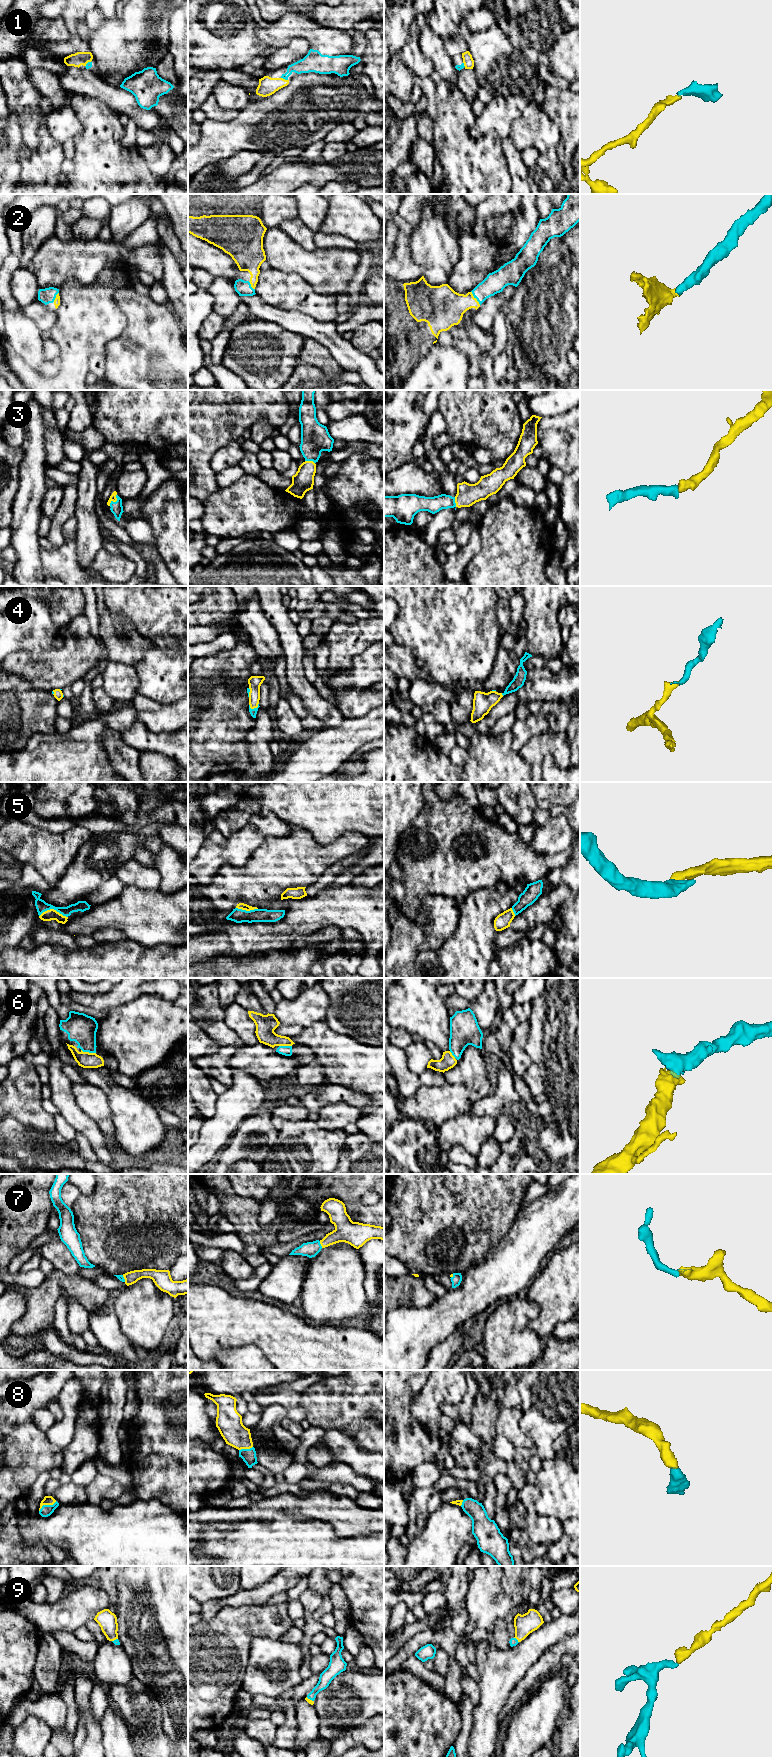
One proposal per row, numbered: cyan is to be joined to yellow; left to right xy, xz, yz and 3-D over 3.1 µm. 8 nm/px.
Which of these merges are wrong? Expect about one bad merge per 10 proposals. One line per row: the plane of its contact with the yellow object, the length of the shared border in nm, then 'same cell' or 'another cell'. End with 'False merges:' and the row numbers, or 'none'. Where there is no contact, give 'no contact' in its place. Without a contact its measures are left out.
1: contact in xz; length 60 nm; same cell
2: contact in yz; length 130 nm; same cell
3: contact in xy; length 110 nm; same cell
4: contact in xz; length 90 nm; same cell
5: contact in xy; length 240 nm; same cell
6: contact in xy; length 120 nm; same cell
7: contact in xz; length 60 nm; same cell
8: contact in xy; length 170 nm; same cell
9: contact in yz; length 60 nm; same cell
False merges: none

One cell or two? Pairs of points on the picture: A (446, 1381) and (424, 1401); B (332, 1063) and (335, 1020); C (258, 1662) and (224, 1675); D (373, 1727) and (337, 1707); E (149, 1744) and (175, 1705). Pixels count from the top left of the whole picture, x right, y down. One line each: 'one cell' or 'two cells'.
A: one cell
B: two cells
C: two cells
D: two cells
E: two cells

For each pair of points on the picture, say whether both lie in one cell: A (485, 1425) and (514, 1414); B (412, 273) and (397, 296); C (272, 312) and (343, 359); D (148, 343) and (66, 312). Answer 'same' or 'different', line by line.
A: different
B: same
C: same
D: different

